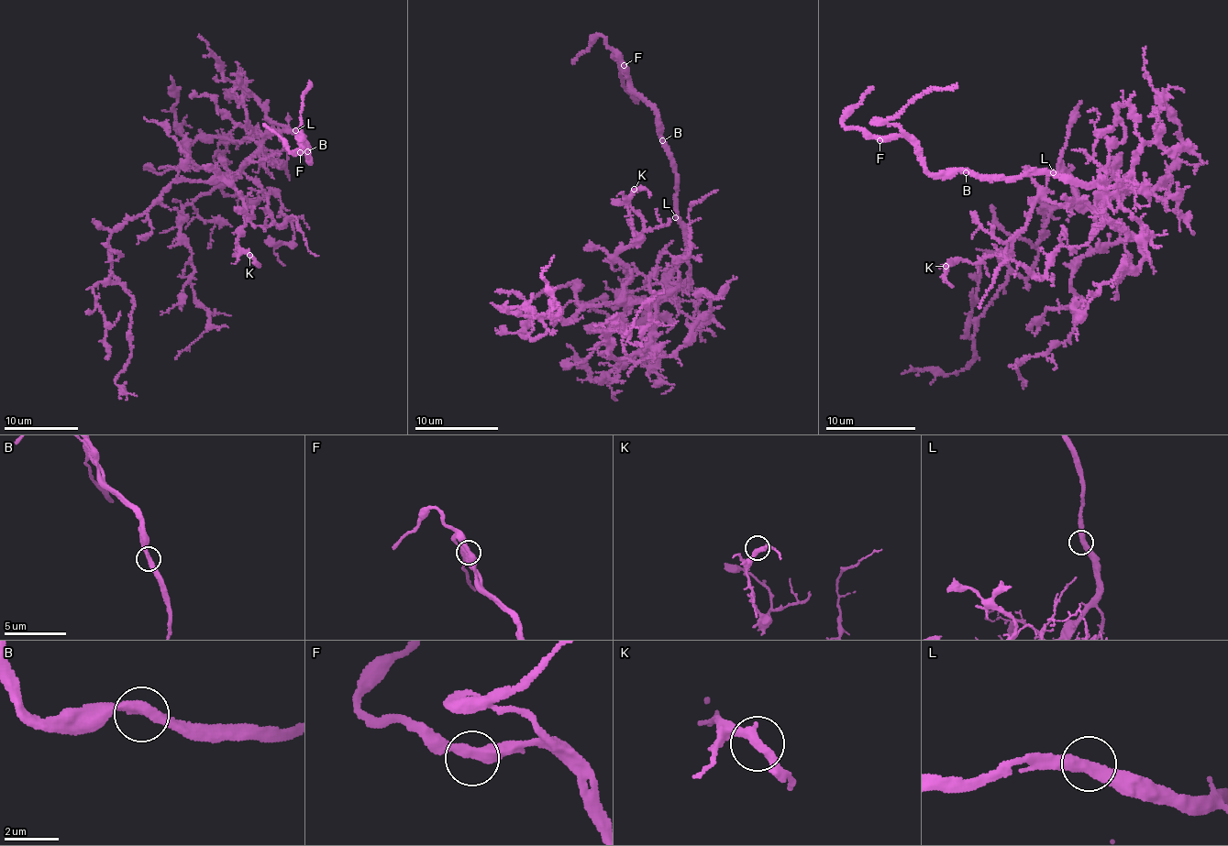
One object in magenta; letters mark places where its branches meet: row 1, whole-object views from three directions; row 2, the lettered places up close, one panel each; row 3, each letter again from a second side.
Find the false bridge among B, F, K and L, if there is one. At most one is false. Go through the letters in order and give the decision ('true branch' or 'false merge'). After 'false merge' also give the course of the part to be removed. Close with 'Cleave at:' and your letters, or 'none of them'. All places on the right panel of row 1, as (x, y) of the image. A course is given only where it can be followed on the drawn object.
B: true branch
F: true branch
K: true branch
L: true branch
Cleave at: none of them

